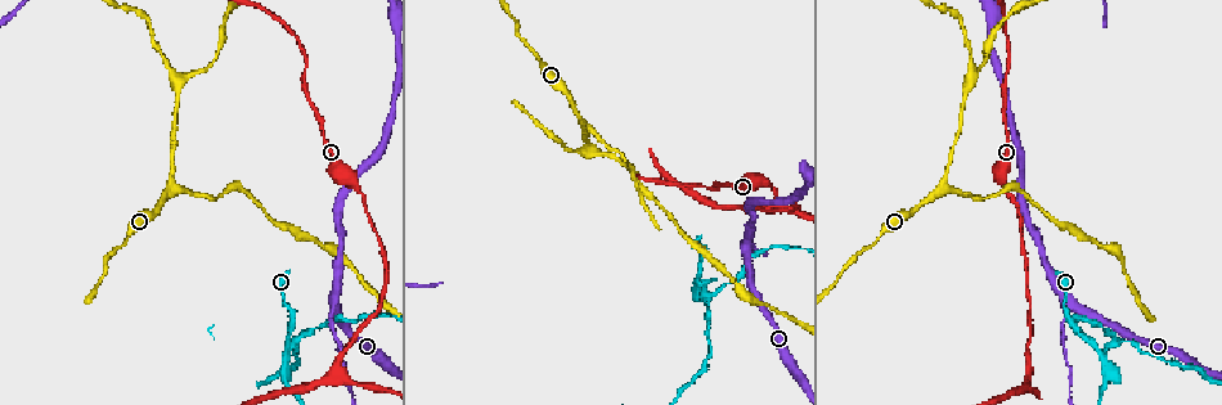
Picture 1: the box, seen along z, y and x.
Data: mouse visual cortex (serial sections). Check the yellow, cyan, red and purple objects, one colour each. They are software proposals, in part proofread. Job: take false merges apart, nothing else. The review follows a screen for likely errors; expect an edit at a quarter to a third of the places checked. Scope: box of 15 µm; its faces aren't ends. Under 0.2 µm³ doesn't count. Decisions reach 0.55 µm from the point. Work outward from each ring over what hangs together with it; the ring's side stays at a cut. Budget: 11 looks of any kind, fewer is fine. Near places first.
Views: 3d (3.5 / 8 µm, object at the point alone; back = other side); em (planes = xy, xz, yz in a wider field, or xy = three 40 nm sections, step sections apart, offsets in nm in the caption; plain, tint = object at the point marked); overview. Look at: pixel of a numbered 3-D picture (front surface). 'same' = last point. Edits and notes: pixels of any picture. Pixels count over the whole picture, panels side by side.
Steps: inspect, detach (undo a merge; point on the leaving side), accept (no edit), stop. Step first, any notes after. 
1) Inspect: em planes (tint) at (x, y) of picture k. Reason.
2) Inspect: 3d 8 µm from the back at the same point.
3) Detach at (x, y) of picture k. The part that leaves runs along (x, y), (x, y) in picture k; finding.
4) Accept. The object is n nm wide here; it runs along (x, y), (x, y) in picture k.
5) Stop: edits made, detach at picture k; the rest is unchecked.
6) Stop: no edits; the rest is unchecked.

Inspect: 3d 3.5 µm at (285, 351) of picture 1. Branch point.

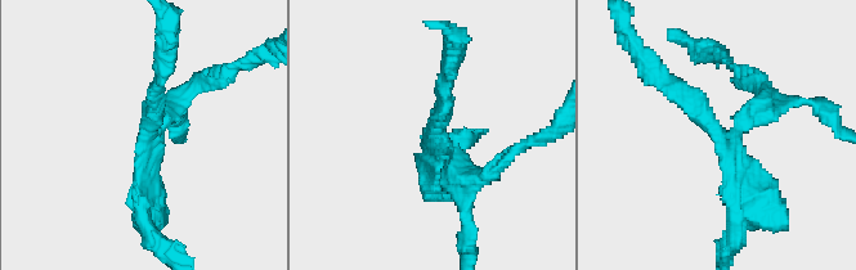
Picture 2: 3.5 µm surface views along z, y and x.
Inspect: em planes (tint) at (436, 135) of picture 2. Need the tissue.

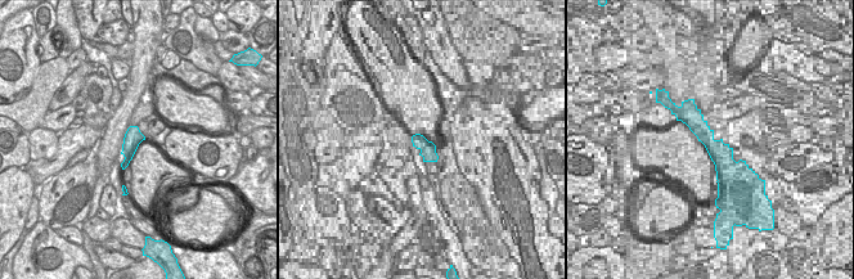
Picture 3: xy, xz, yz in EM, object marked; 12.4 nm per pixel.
Detach at (461, 189) of picture 2. The object is 220 nm wide here; the part that leaves runs along (453, 153), (469, 259) in picture 2; a second cell is stuck on.

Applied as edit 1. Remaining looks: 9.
Inspect: 3d 8 µm from the back at (1071, 304) of picture 1. Branch point.

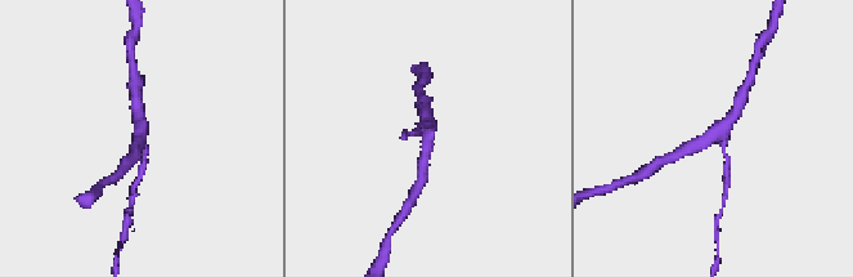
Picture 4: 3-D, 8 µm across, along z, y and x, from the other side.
Inspect: em xy step 3 (tint) at (717, 132) of picture 4. 3 arms meet here; the arms are 150, 300, 350 nm wide.

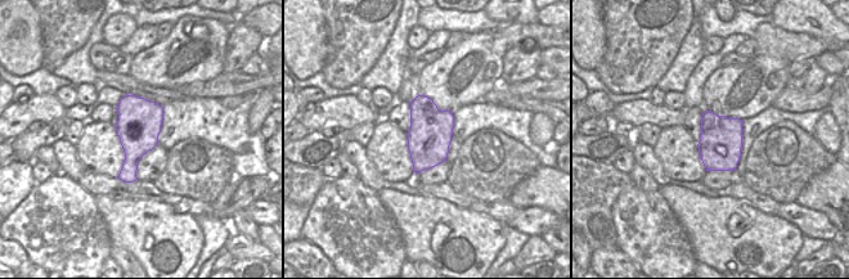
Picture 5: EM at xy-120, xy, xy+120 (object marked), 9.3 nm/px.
Accept. It runs along (685, 152), (715, 134), (737, 105) in picture 4; all the same cell.

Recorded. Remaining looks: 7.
Inspect: 3d 3.5 µm from the back at (1027, 369) of picture 1. A narrow waist.

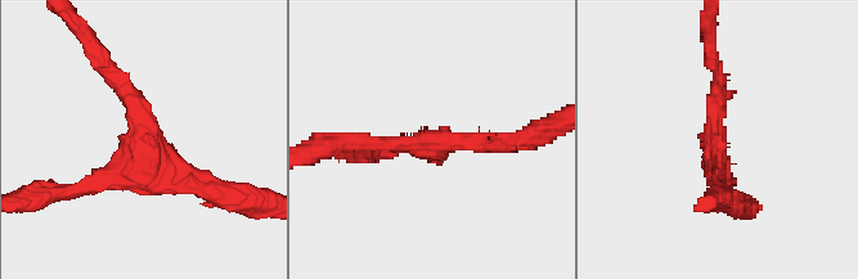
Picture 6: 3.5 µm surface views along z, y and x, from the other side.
Inspect: em planes (tint) at (144, 150) of picture 6. 3 arms meet here; the arms are 150, 200, 250 nm wide; need the tissue.

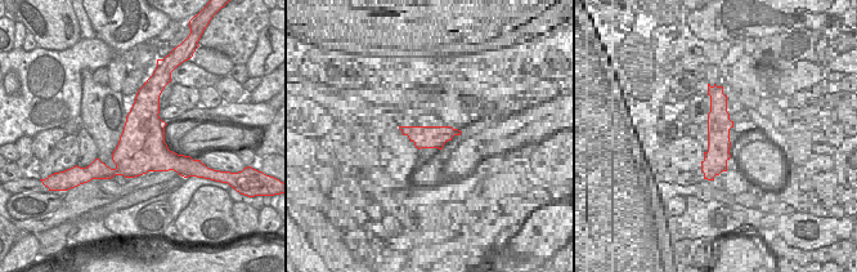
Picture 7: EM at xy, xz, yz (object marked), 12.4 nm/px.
Accept. It runs along (109, 75), (146, 149), (220, 193) in picture 6; one cell here.

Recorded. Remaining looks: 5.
Inspect: em xy step 5 (tint) at (164, 200) of picture 1. Three arms meet.

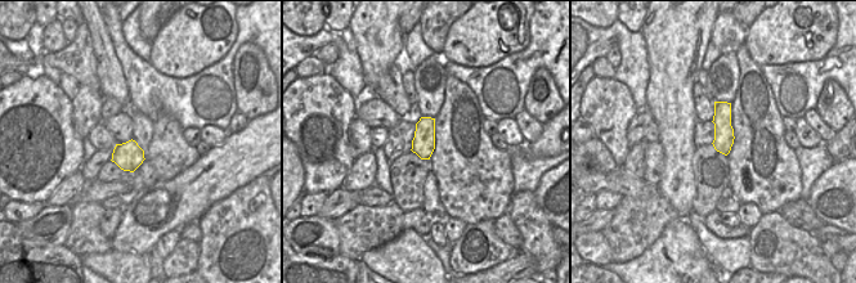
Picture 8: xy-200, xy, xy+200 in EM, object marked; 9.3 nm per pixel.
Inspect: 3d 3.5 µm at the same point.

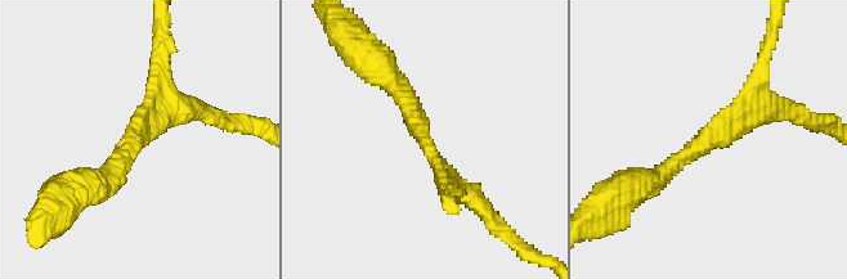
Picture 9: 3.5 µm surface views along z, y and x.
Accept. The object is 220 nm wide here; it runs along (389, 81), (433, 157), (476, 199) in picture 9; one cell here.

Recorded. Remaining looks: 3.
Inspect: 3d 3.5 µm from the back at (577, 151) of picture 1. Thick turns thin.

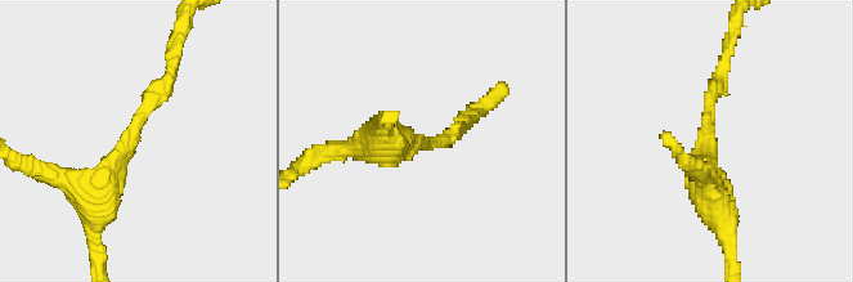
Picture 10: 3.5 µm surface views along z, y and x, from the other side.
Accept. The arms are 200, 400 nm wide; it runs along (93, 206), (173, 65) in picture 10; one cell here.

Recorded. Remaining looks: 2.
Stop: edits made, detach at picture 2; the rest is unchecked.

